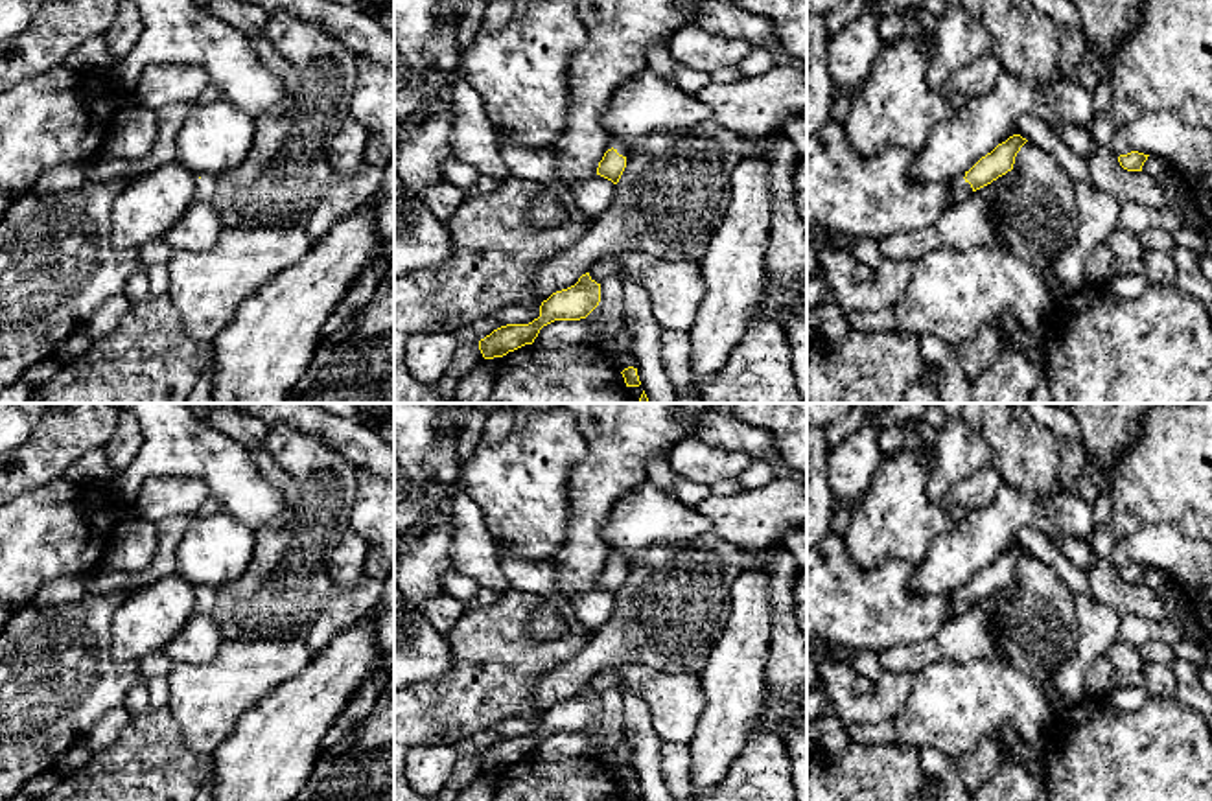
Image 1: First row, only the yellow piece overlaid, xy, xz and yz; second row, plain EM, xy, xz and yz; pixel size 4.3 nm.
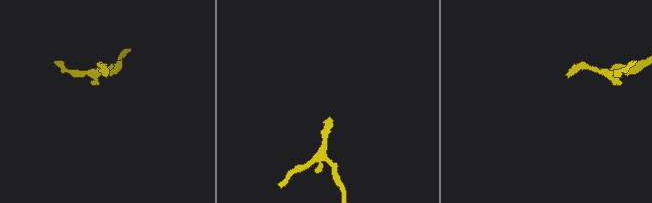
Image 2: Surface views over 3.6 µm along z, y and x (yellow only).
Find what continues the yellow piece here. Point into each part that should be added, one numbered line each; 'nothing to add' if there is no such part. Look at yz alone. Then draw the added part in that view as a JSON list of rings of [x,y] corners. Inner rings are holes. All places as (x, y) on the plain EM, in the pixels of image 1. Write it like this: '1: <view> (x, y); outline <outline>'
1: yz (960, 603); outline [[[965,586],[958,587],[950,595],[950,611],[949,611],[950,619],[956,615],[963,615],[973,606],[971,597],[963,589],[965,589]]]

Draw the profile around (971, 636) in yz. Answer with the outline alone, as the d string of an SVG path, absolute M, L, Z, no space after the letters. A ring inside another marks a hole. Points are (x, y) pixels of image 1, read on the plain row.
M1013 582L991 597L973 604L963 615L949 619L936 635L914 644L897 644L879 654L882 670L919 674L925 667L949 659L967 663L973 659L1004 661L996 644L996 615L1013 597Z

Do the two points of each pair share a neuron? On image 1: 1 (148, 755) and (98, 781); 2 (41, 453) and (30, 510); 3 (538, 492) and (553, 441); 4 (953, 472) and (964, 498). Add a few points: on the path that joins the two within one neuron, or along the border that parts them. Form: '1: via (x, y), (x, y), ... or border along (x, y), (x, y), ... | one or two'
1: via (135, 768), (122, 781), (111, 781) | one
2: border along (59, 475), (19, 496) | two
3: via (538, 479), (538, 457), (542, 453) | one
4: border along (988, 463), (962, 479), (936, 503) | two

